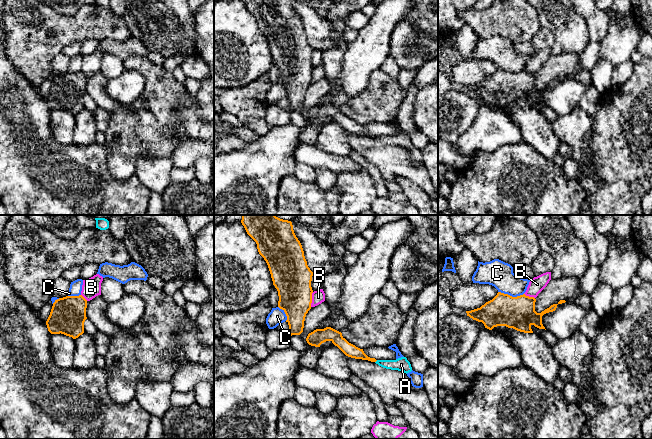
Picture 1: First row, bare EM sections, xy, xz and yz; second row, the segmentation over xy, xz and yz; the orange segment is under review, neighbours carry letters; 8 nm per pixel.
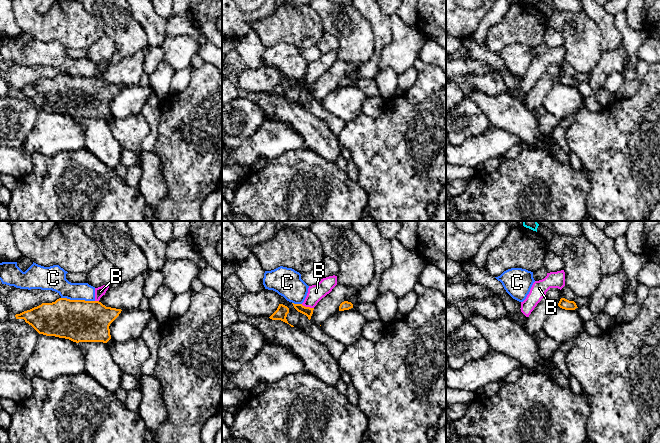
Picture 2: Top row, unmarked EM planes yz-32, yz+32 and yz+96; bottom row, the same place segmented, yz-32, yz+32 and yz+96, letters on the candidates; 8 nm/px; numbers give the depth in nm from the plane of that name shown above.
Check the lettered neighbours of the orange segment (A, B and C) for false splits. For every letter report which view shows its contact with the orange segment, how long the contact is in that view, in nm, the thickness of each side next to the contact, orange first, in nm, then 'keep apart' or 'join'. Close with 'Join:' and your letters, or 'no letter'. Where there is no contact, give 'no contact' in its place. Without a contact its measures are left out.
A: no contact; keep apart
B: contact in xz; length 120 nm; calibres 320 and 100 nm; keep apart
C: contact in yz; length 200 nm; calibres 260 and 220 nm; keep apart
Join: no letter

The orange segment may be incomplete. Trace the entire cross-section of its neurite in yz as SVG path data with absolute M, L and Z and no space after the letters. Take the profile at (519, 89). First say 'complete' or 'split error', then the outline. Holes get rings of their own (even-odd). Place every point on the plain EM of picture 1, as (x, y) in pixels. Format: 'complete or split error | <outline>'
complete | M498 68L490 77L480 84L466 87L467 92L482 98L485 104L492 106L497 102L506 102L524 109L533 109L531 102L545 105L542 100L542 92L556 86L558 80L553 80L541 89L535 87L534 73L525 70L512 73Z

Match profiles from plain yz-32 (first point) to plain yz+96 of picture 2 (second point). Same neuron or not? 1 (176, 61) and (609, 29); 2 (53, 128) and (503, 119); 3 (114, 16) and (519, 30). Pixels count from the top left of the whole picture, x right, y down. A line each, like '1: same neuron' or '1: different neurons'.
1: different neurons
2: different neurons
3: different neurons

